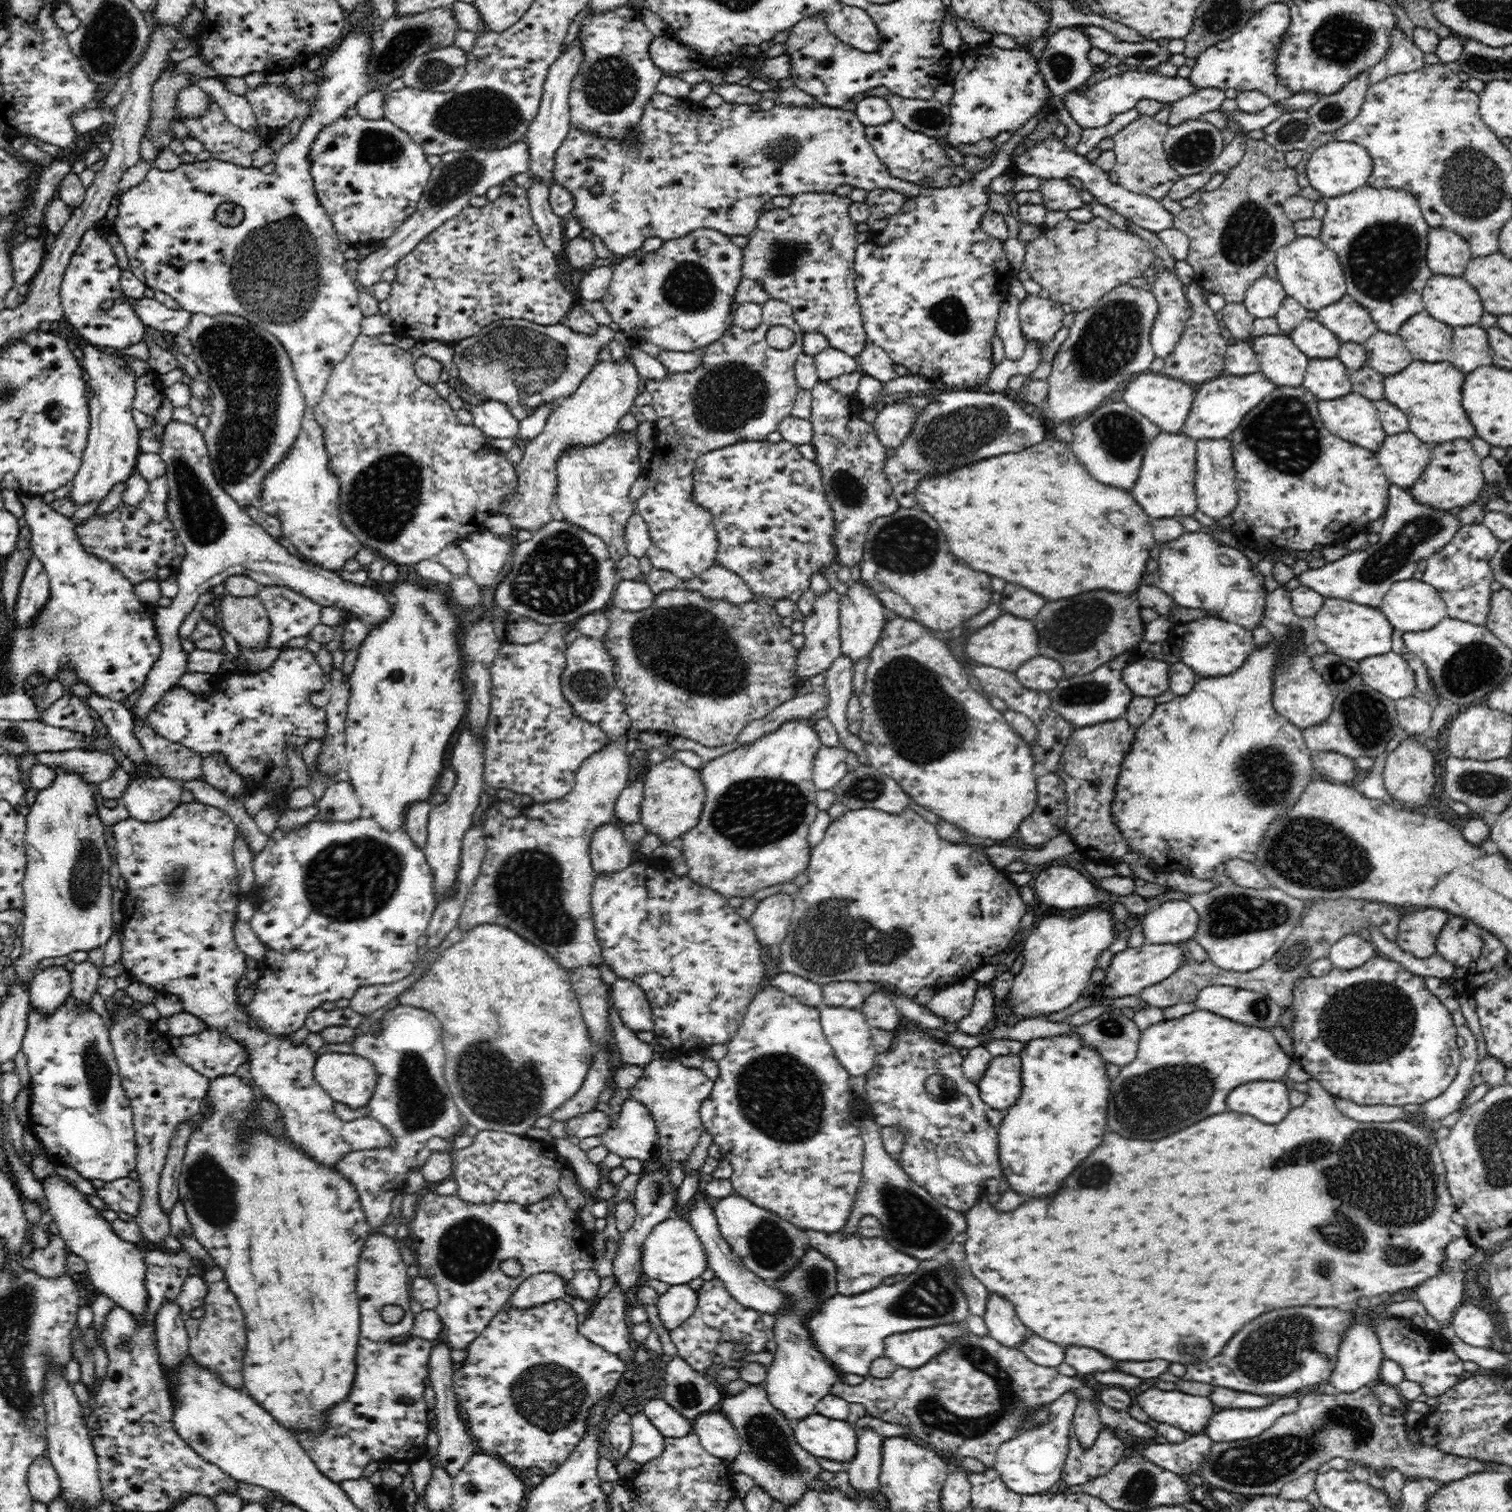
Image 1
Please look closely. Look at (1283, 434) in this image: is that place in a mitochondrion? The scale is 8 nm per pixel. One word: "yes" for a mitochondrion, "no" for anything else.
yes

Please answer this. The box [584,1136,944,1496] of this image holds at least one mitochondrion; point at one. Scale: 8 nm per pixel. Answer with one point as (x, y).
(767, 1437)

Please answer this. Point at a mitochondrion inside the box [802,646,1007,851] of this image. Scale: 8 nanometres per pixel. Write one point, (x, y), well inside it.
(898, 679)

